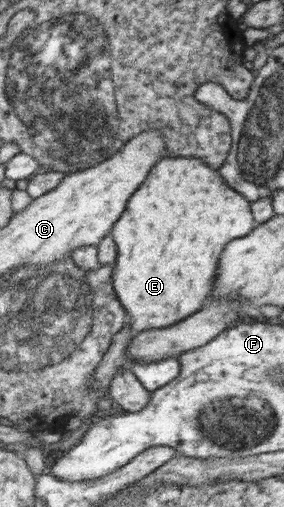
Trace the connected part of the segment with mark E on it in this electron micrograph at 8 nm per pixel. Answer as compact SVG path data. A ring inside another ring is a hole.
M187 157L162 158L151 173L152 175L148 177L148 183L144 183L144 187L139 187L138 191L132 195L131 201L128 202L127 210L123 213L123 217L119 222L115 224L110 234L114 237L114 242L119 250L116 264L113 267L115 291L124 309L127 310L128 321L130 321L131 327L134 329L134 334L173 326L174 323L180 323L182 319L190 317L190 313L202 309L206 299L211 299L210 295L216 291L215 281L219 277L220 263L223 262L220 255L224 255L224 250L227 249L228 245L236 239L246 237L255 228L248 199L239 191L230 187L219 170L211 168L203 159Z

